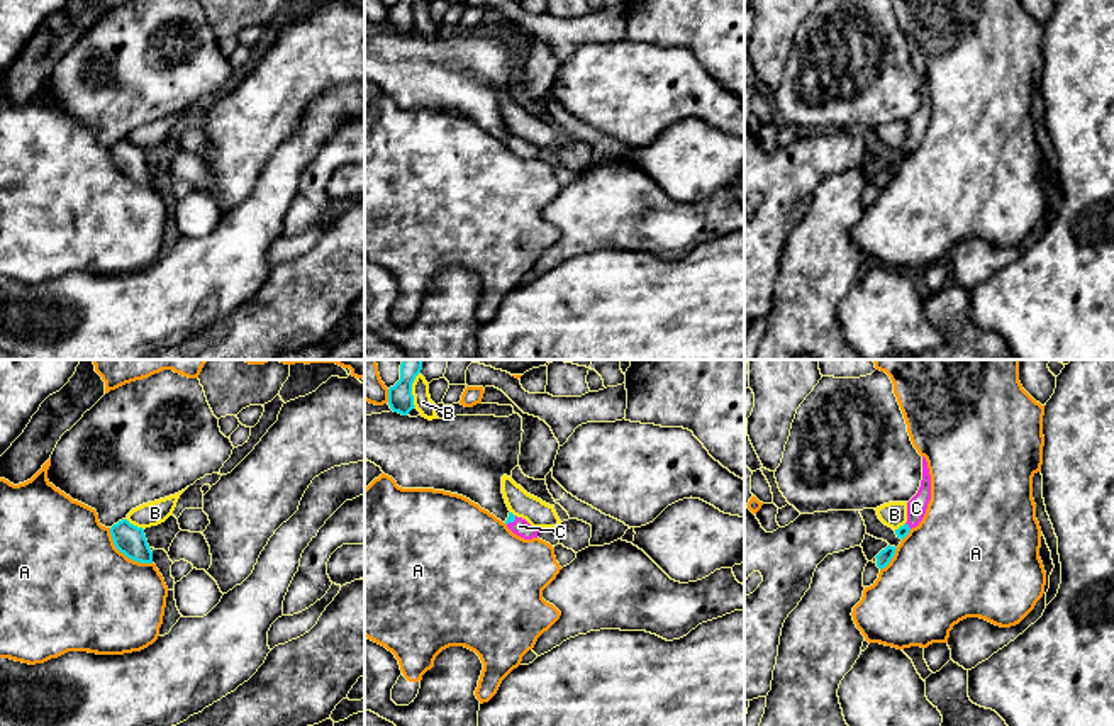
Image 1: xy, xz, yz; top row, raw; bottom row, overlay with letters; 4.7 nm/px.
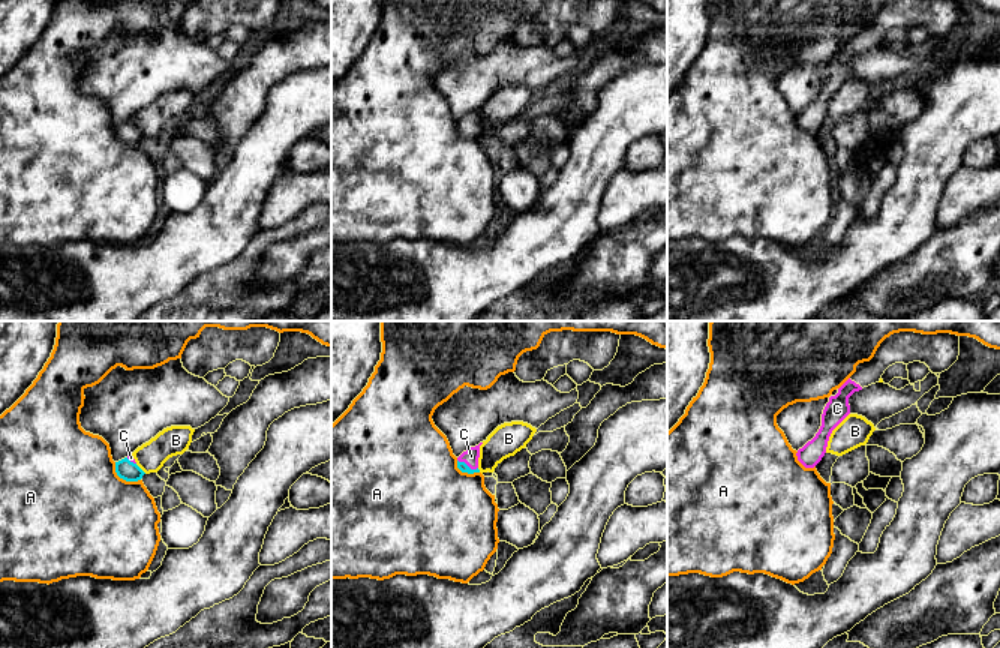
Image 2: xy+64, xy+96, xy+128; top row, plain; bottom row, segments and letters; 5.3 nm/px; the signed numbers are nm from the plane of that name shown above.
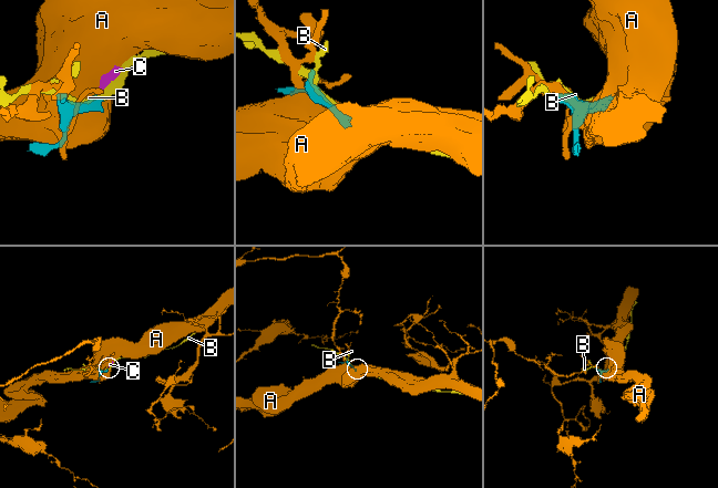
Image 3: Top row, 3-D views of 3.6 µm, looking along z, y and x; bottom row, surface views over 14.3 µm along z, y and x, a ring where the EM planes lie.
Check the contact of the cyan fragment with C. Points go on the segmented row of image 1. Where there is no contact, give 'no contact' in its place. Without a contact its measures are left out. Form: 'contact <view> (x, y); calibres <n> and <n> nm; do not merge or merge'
contact xz (512, 521); calibres 40 and 80 nm; merge

